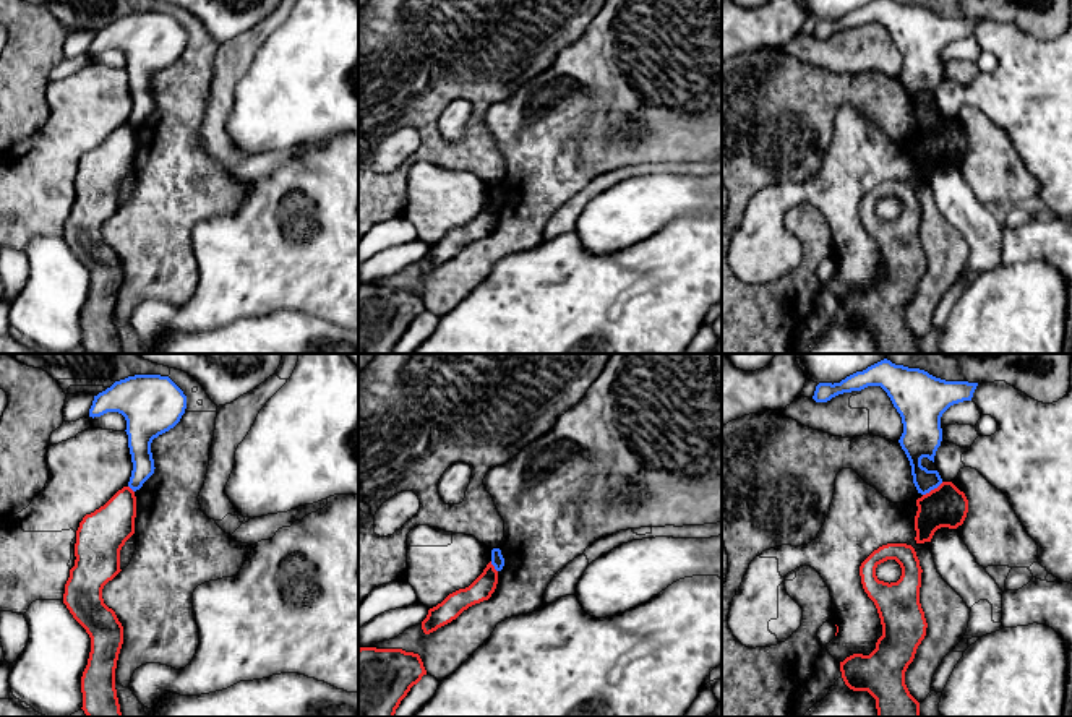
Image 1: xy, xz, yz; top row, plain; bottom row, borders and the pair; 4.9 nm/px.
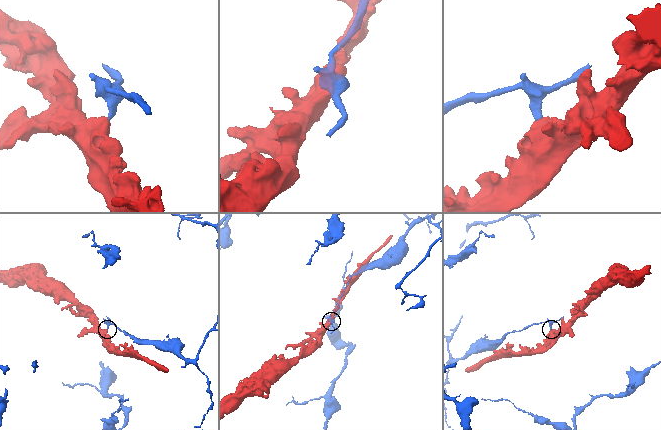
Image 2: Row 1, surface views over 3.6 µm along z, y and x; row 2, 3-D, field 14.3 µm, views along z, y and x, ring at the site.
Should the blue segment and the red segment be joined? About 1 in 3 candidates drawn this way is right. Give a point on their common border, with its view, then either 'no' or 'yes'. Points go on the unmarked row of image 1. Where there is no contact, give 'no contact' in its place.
meets blue in yz at (933, 125); no

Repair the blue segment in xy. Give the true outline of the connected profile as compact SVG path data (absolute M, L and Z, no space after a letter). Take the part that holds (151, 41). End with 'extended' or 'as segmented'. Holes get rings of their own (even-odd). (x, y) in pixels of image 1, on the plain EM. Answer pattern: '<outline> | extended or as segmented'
M135 11L115 18L94 32L89 54L118 49L126 57L128 84L133 107L128 123L136 128L154 110L151 79L174 65L187 45L187 32L169 15Z | as segmented

